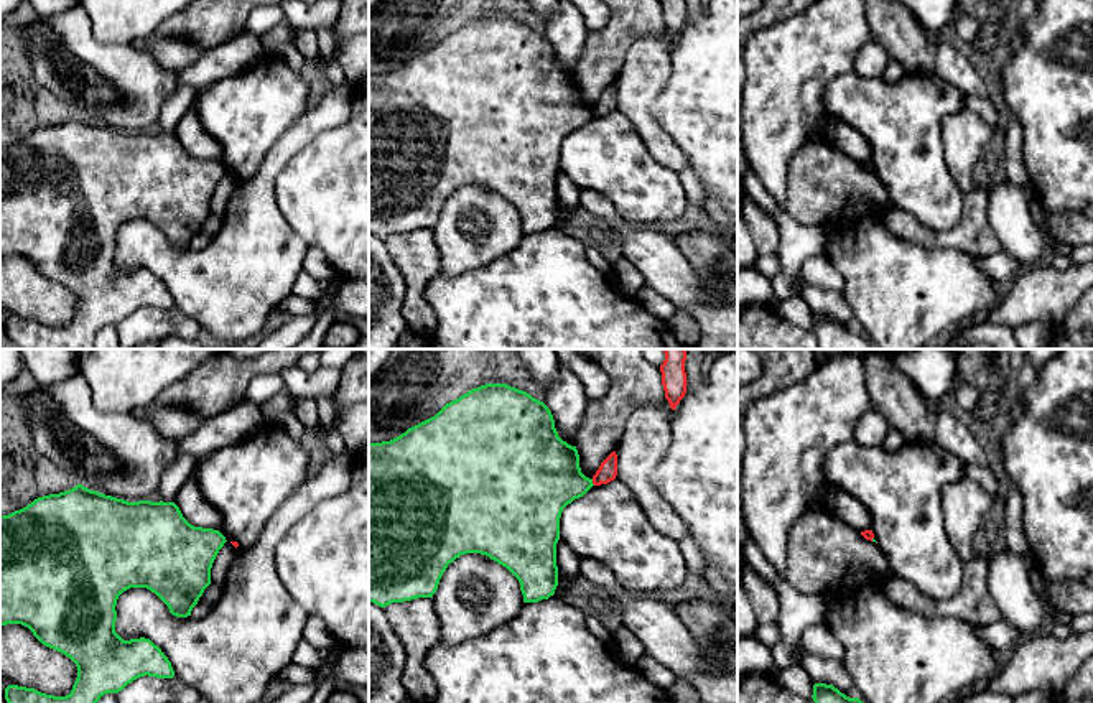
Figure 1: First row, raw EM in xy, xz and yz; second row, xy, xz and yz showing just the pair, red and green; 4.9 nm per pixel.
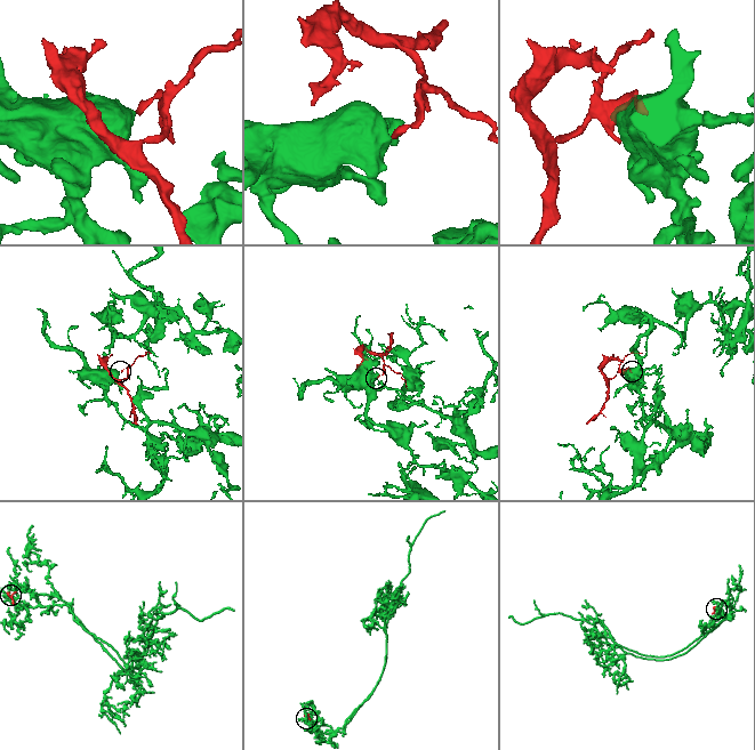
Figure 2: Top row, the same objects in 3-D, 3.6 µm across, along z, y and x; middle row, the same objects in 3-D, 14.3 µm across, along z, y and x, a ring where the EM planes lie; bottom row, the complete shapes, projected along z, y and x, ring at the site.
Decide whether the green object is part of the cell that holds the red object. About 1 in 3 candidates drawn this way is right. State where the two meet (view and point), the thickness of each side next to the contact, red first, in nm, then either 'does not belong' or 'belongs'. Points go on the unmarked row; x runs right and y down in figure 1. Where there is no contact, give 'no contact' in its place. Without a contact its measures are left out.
contact xz (593, 114); calibres 90 and 360 nm; does not belong

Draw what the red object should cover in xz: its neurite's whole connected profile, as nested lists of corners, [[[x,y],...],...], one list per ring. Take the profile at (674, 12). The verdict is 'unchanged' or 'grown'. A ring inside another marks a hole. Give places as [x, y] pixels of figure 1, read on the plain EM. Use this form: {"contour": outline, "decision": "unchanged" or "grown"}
{"contour": [[[660,0],[660,3],[665,30],[668,31],[670,40],[675,41],[686,25],[686,3],[685,0]]], "decision": "unchanged"}

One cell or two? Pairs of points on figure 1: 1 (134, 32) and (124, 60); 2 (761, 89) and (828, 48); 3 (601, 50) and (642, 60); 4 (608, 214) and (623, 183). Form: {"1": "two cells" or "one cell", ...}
{"1": "two cells", "2": "one cell", "3": "two cells", "4": "two cells"}

